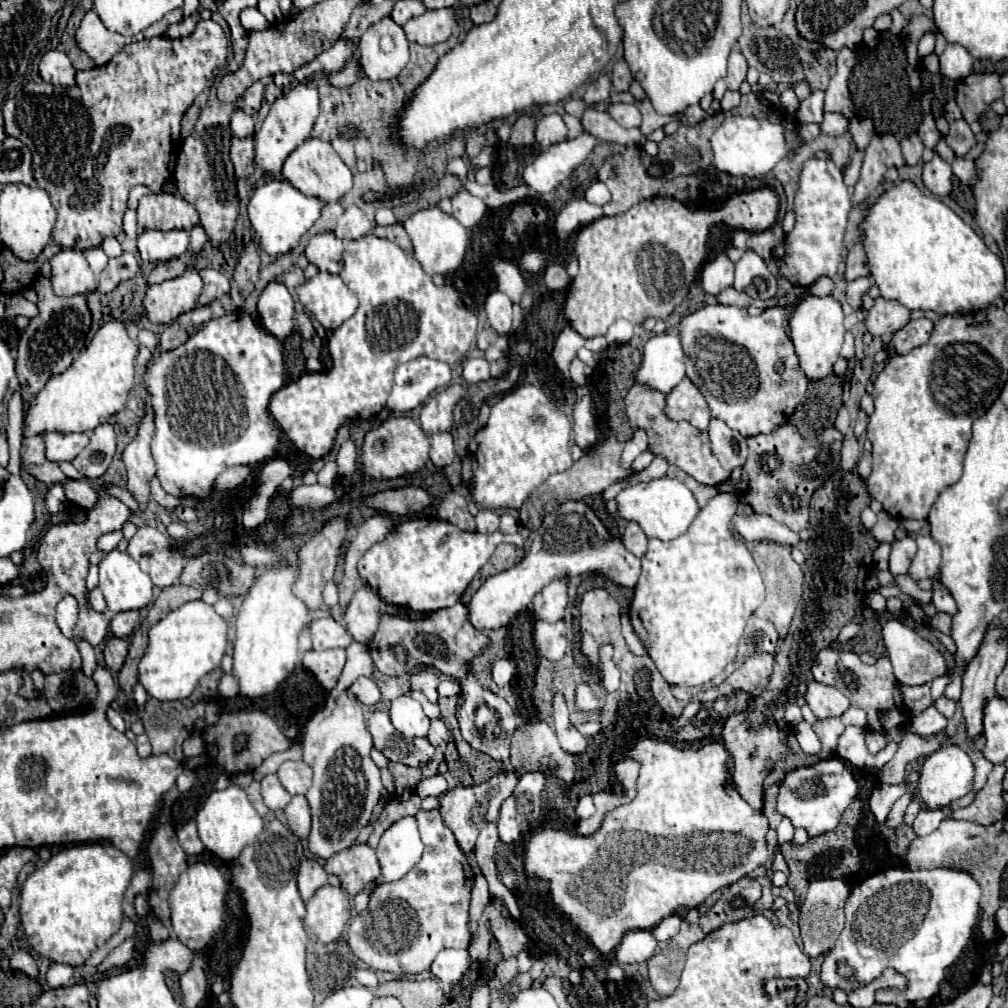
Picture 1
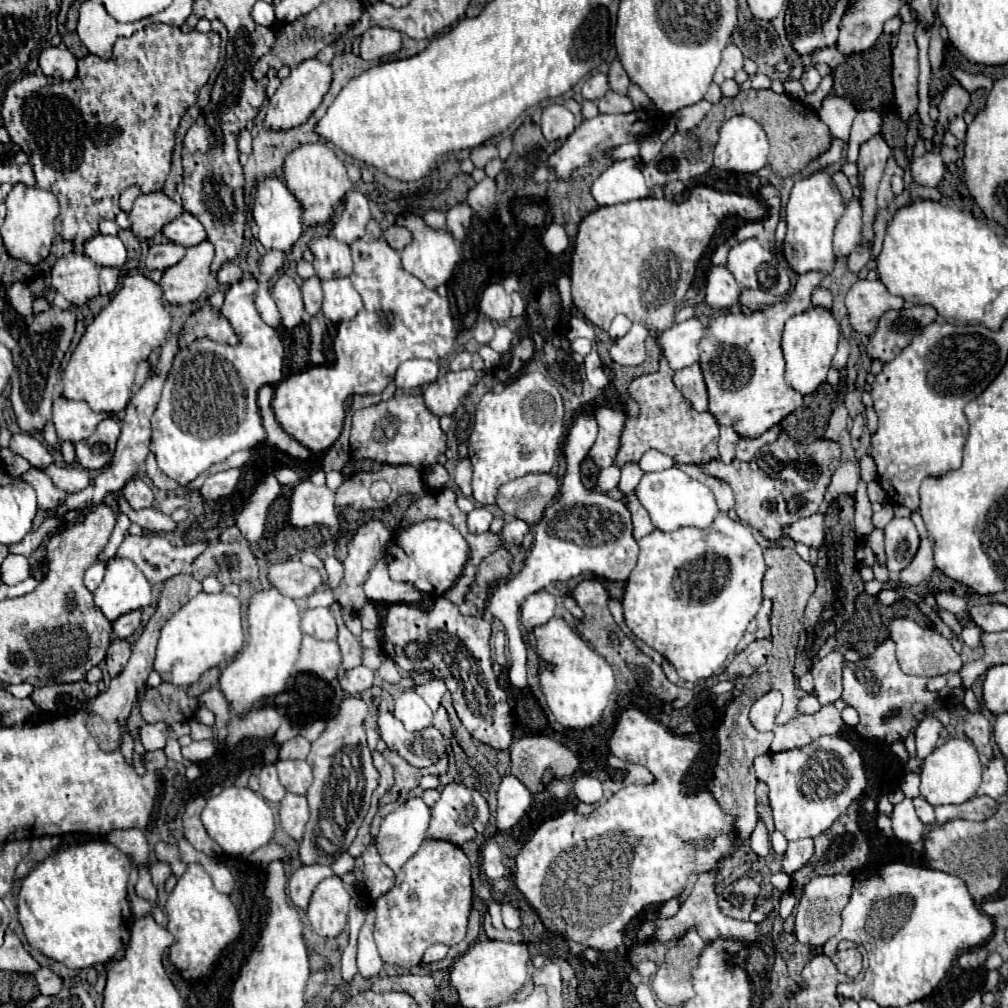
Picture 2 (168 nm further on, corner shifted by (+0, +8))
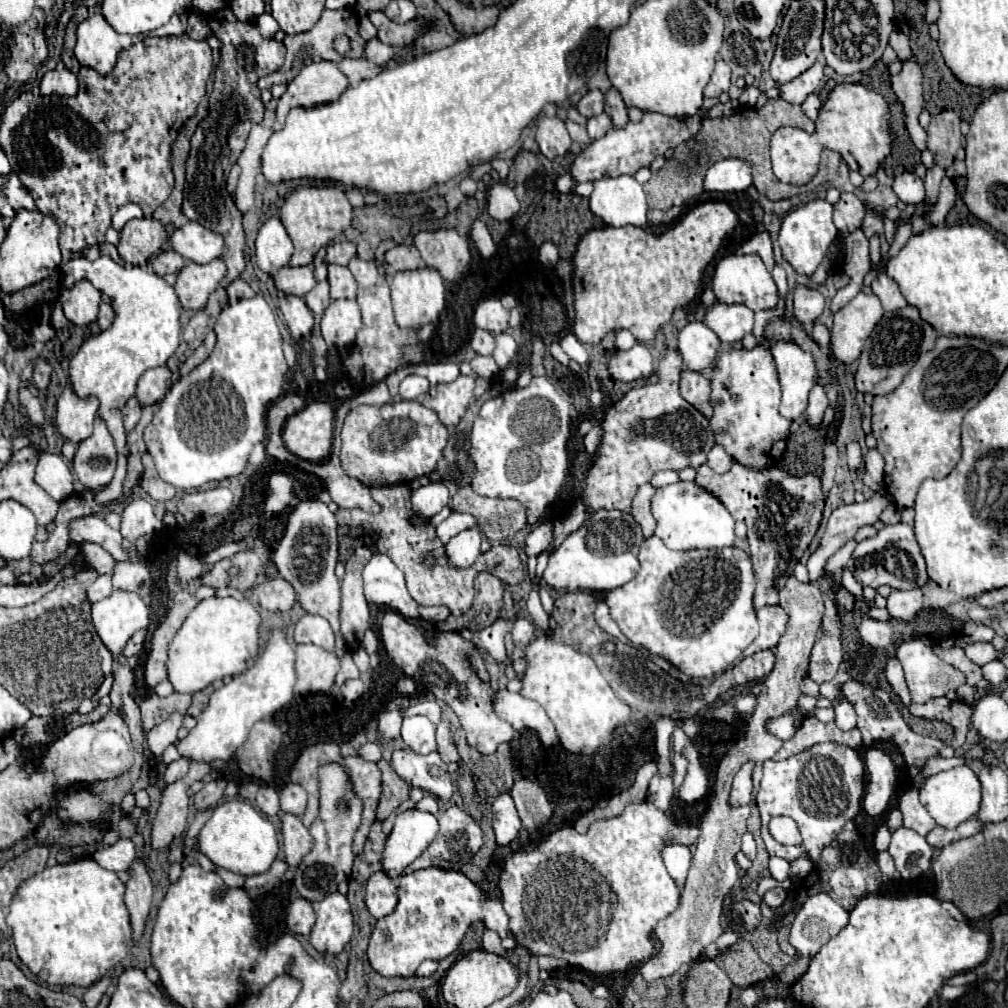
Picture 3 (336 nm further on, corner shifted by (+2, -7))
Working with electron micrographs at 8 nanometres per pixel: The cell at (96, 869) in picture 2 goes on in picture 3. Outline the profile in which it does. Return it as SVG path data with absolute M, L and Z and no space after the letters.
M84 858L68 864L54 864L42 872L26 878L14 892L6 922L12 928L16 954L22 964L50 986L92 986L104 978L118 962L130 954L132 926L124 904L124 884L116 876L102 868L96 860Z

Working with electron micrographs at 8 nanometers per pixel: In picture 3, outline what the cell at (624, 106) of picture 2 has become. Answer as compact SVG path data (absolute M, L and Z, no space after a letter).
M600 114L600 116L590 118L590 120L588 120L588 124L586 124L588 136L590 136L592 140L602 138L610 128L612 128L612 120L610 120L606 114Z

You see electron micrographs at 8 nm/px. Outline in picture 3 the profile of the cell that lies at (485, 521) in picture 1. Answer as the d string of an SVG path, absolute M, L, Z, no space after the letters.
M478 528L464 530L456 536L452 536L450 542L446 544L448 564L458 568L458 570L470 568L476 562L478 554L480 554L480 532L478 532Z

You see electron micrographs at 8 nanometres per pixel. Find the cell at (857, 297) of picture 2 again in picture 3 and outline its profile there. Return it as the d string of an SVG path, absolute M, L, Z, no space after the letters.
M856 294L844 308L834 314L830 328L830 352L834 360L852 364L858 360L866 338L882 318L884 308L874 294Z

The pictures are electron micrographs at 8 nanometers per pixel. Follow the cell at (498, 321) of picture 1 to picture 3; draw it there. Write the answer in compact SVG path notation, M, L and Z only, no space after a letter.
M498 298L482 300L474 312L474 324L486 328L492 334L500 334L508 328L508 310L500 304Z

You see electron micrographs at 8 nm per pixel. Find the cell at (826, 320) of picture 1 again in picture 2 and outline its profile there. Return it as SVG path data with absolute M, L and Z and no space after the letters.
M810 307L804 313L792 315L786 321L784 333L782 333L782 351L786 359L786 381L800 391L802 395L808 395L816 391L820 383L826 381L826 373L830 369L832 357L836 355L838 347L838 337L840 337L840 327L838 321L828 307Z

